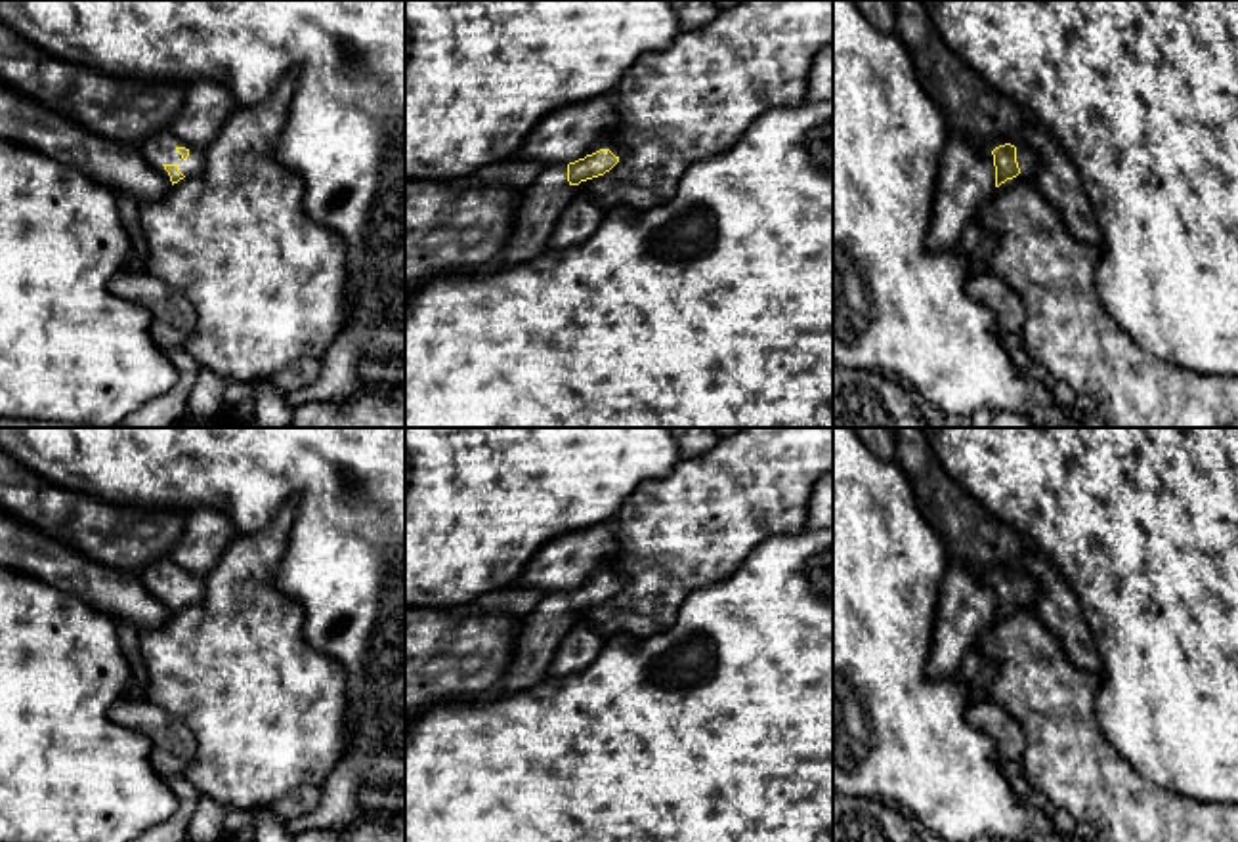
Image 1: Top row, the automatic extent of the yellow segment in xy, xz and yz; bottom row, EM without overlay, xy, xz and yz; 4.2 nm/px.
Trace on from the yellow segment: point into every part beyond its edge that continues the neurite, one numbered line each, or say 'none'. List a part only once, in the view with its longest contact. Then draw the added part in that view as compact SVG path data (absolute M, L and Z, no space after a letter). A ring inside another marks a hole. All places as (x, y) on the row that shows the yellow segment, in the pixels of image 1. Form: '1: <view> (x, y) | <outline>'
1: xy (195, 159) | M189 149L189 157L185 160L176 153L176 164L183 176L195 176L204 164L204 149Z
2: yz (1026, 159) | M1020 137L1003 139L999 145L1005 145L1005 143L1011 143L1011 145L1016 147L1016 162L1018 162L1020 174L1016 178L1007 179L1005 183L1001 183L997 187L997 191L1007 191L1016 181L1034 181L1035 183L1037 155L1034 153L1034 149L1030 145L1026 145Z

